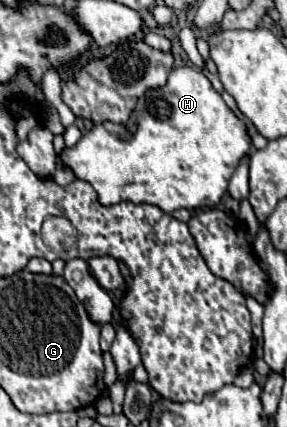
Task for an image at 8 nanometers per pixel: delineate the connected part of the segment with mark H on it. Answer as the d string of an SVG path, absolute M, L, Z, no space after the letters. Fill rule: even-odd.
M174 68L168 82L160 88L148 90L134 108L126 124L102 122L94 124L72 148L60 152L60 162L74 172L78 180L88 182L96 194L98 202L112 206L118 202L146 202L172 212L178 208L196 210L216 206L224 192L228 190L230 176L234 174L242 154L250 152L250 138L246 134L246 124L240 120L222 100L222 96L212 88L210 80L196 68Z

